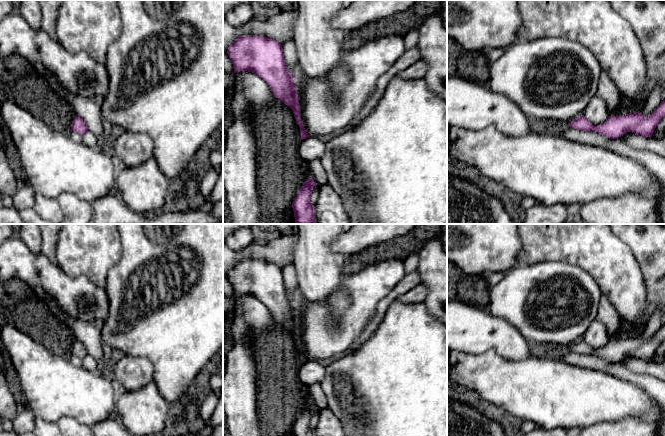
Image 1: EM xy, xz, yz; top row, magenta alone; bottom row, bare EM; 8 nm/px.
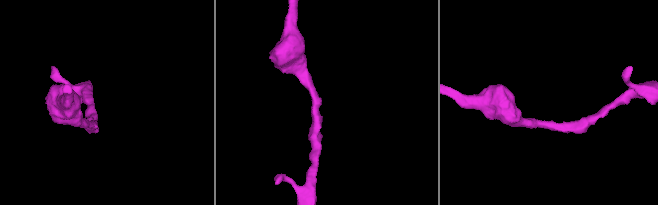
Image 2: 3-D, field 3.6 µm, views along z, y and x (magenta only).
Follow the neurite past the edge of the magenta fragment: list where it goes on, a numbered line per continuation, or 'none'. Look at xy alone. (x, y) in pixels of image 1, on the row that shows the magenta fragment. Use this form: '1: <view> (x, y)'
none

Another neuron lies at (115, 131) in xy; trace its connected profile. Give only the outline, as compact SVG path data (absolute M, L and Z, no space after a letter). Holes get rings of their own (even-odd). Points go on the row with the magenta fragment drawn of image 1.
M115 125L109 128L109 137L110 139L116 139L119 136L121 136L124 132L125 132L124 128Z

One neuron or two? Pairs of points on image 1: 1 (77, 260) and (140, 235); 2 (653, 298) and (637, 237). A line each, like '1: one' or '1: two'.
1: two
2: one

